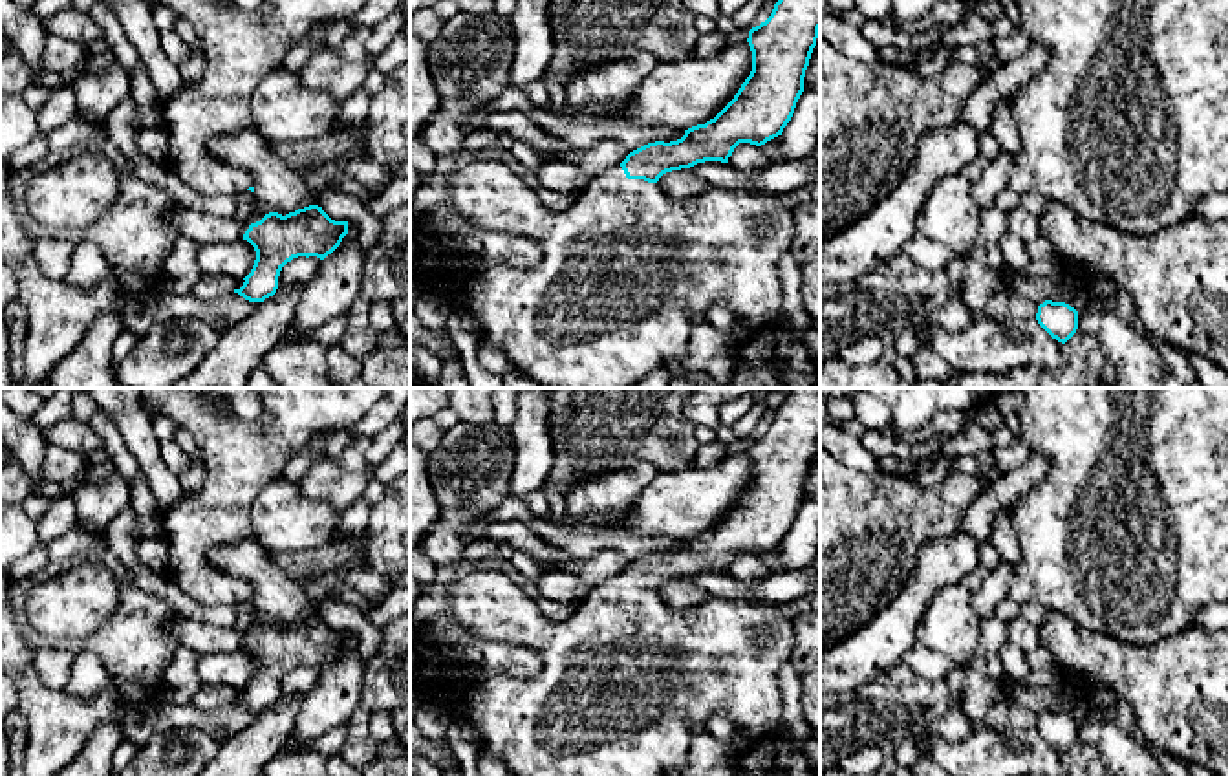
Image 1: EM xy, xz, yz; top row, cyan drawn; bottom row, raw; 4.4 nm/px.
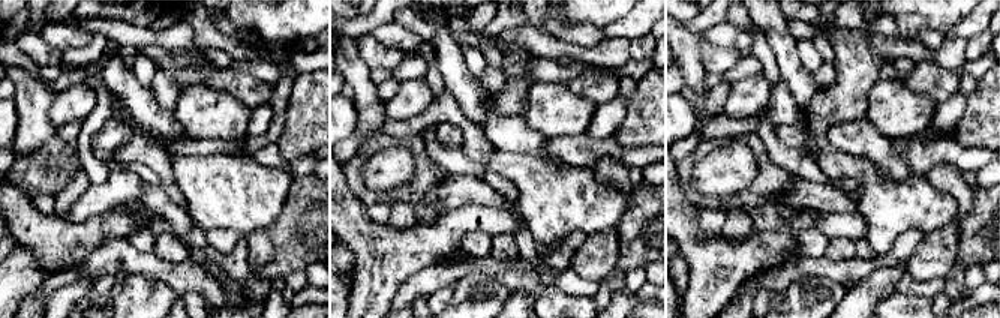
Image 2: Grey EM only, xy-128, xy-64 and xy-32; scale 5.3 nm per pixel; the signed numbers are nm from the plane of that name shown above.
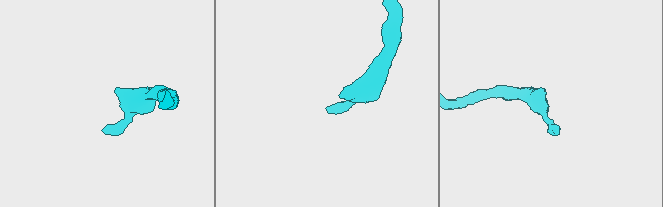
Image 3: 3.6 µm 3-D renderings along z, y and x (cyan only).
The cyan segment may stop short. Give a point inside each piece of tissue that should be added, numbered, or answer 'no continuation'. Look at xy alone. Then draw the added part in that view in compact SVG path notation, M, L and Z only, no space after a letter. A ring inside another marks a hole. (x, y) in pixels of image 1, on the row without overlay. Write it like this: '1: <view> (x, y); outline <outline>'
1: xy (240, 458); outline M137 388L143 403L187 430L201 450L205 485L185 494L176 507L161 512L161 538L167 542L170 578L201 606L234 606L254 597L251 584L227 575L209 562L216 545L254 542L251 507L258 492L282 476L287 459L322 430L350 430L388 388L258 388L271 425L223 417L205 388Z

